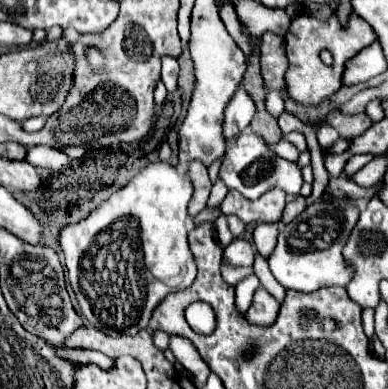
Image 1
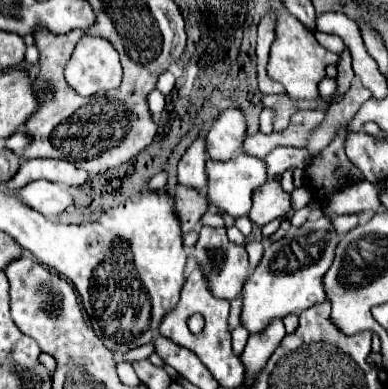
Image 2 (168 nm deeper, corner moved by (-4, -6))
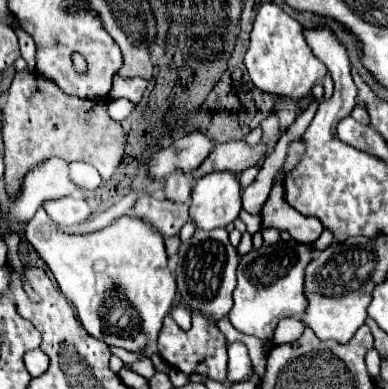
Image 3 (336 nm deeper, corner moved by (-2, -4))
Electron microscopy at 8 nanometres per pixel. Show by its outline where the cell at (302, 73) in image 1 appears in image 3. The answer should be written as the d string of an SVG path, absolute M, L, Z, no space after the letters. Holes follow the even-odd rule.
M265 3L257 11L251 31L251 43L243 57L243 63L257 89L265 93L287 95L293 99L305 97L311 87L321 83L321 79L327 75L325 65L309 49L303 37L303 27L275 3Z

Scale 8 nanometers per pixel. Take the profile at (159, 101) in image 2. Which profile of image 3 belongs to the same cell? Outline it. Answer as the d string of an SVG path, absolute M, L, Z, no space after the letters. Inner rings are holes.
M127 99L109 101L109 105L107 105L107 113L109 113L109 117L115 119L115 121L123 121L123 119L127 119L133 111L135 111L135 105L133 105L131 101L127 101Z

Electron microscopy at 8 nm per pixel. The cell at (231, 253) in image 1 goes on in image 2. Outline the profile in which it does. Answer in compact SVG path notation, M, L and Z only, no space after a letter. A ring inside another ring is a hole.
M201 227L199 231L199 241L195 245L195 259L197 265L201 265L201 269L205 271L205 277L209 279L209 287L211 293L215 297L221 299L235 299L237 295L241 295L243 289L243 279L247 279L247 275L251 275L249 269L249 259L247 259L247 251L241 245L235 245L227 239L225 235L225 227L215 229L215 227Z

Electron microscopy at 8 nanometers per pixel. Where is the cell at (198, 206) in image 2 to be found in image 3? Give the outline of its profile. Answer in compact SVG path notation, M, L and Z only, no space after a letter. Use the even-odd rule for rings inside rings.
M141 193L133 207L133 217L141 217L147 225L153 225L163 237L173 237L189 221L189 207L185 203L173 203L169 199L153 199Z

